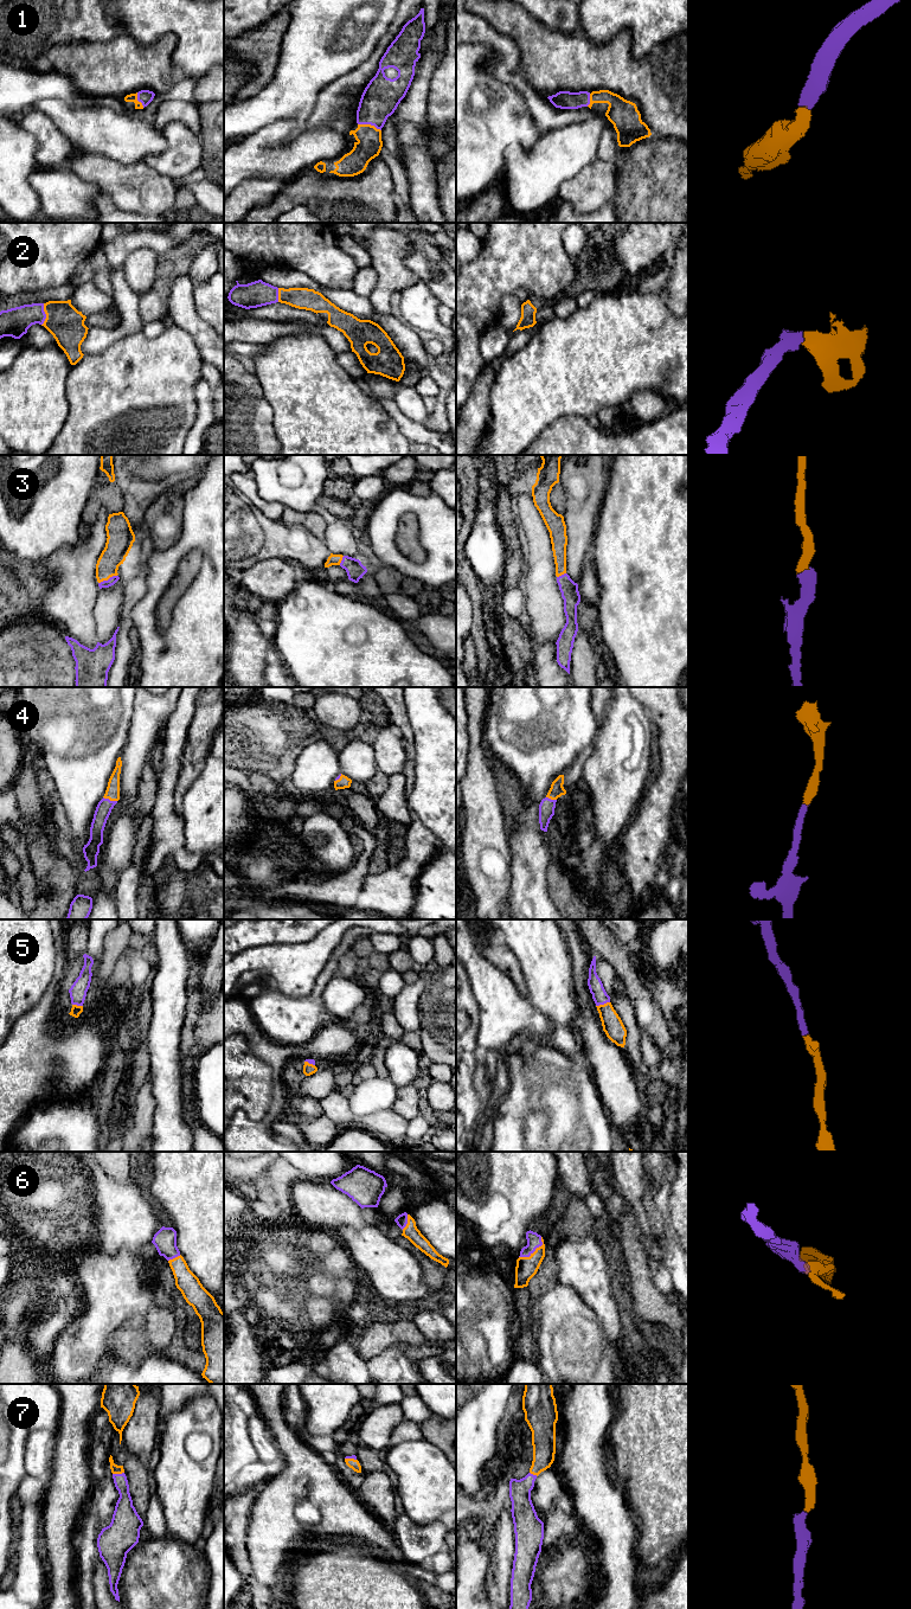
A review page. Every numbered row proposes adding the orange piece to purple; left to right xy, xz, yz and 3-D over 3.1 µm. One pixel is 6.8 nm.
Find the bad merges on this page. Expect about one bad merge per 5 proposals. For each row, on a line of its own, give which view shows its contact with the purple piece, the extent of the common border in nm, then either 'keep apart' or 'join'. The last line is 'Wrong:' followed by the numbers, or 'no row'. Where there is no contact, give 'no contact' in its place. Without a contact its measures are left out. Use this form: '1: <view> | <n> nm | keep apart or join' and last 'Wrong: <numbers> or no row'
1: xz | 170 nm | join
2: xy | 150 nm | join
3: xy | 140 nm | join
4: xy | 100 nm | join
5: yz | 100 nm | join
6: yz | 220 nm | join
7: xy | 80 nm | join
Wrong: no row

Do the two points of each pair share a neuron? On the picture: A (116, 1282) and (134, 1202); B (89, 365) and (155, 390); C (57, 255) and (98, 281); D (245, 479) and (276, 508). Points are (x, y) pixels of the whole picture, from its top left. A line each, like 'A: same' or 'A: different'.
A: different
B: same
C: different
D: same

